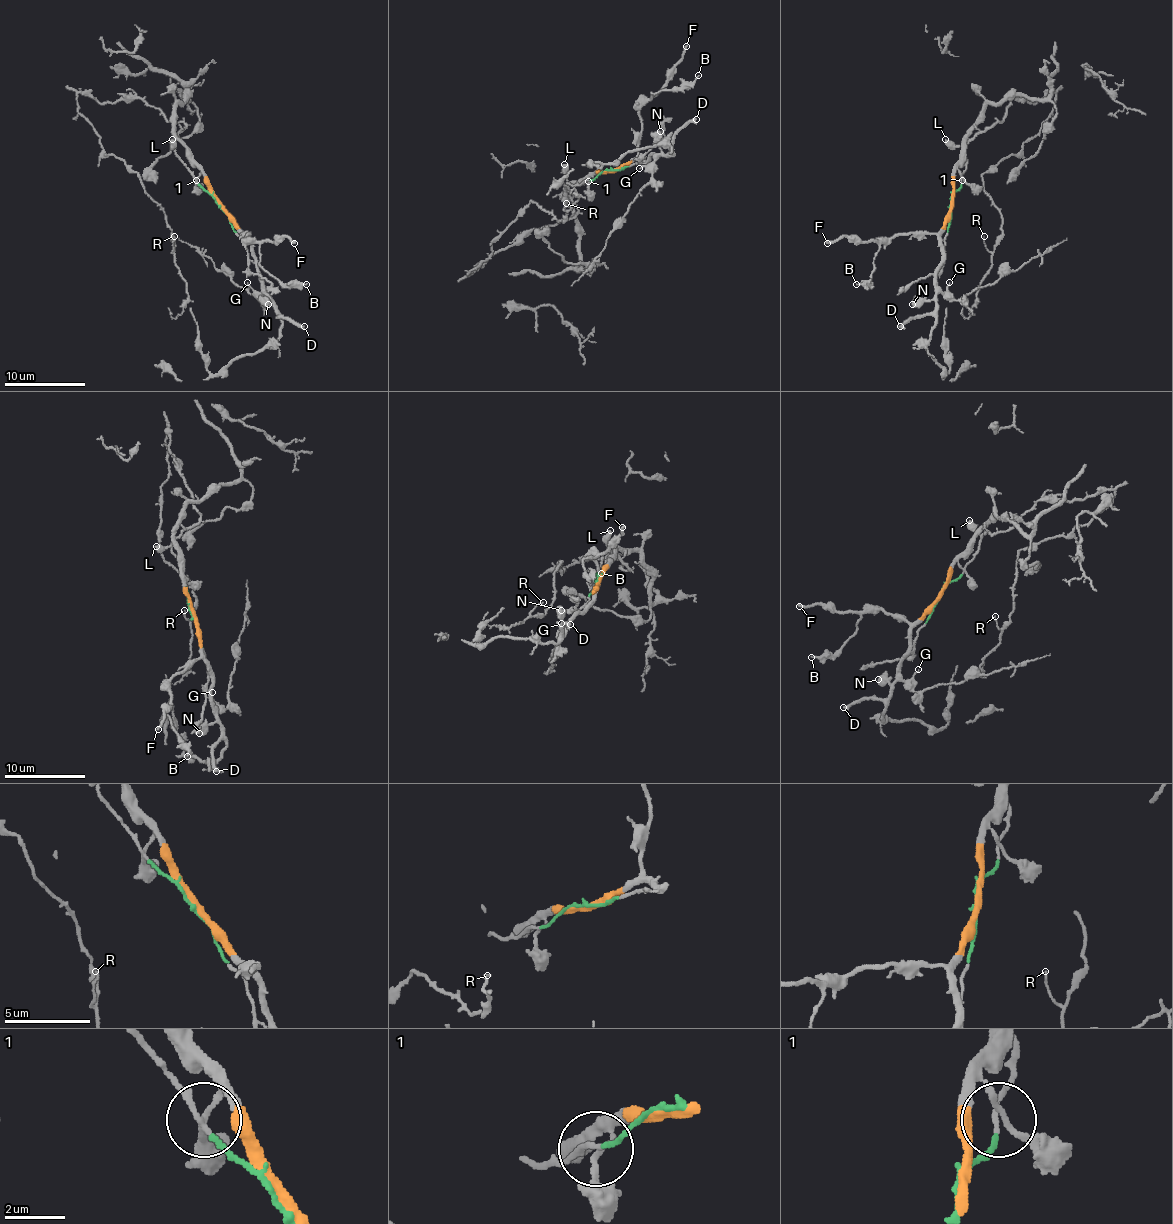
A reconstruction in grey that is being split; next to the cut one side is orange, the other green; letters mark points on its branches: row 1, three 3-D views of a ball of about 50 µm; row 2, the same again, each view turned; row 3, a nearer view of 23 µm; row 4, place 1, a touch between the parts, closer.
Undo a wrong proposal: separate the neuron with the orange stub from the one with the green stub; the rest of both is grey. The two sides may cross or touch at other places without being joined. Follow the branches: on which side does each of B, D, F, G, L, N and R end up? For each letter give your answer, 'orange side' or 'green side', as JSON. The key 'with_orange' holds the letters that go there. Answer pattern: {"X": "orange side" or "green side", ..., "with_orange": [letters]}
{"B": "orange side", "D": "orange side", "F": "orange side", "G": "orange side", "L": "green side", "N": "orange side", "R": "green side", "with_orange": ["B", "D", "F", "G", "N"]}

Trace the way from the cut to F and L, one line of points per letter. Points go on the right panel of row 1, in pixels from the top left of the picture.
F: (952, 205), (950, 219), (938, 233), (909, 233), (871, 241), (843, 237), (826, 243)
L: (952, 205), (952, 195), (962, 183), (966, 157), (964, 148), (954, 146), (946, 138)

